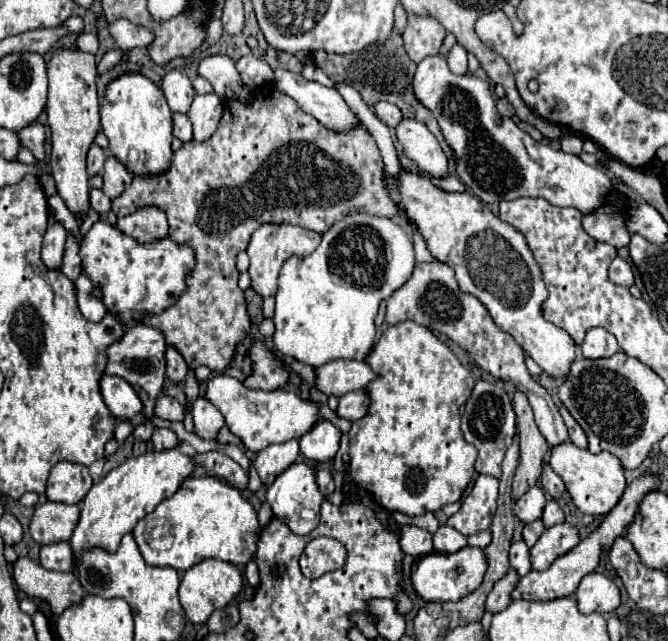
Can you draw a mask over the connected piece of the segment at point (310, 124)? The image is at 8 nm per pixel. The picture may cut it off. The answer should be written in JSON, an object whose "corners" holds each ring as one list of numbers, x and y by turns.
{"corners":[[274,85,272,87,264,87,264,89,256,89,254,91,254,101,252,103,240,103,240,101,230,101,224,109,224,117,220,121,220,127,218,131,208,139,208,143,198,143,198,141,188,141,182,145,182,149,178,149,172,157,172,165,166,173,162,175,154,175,154,177,134,177,132,181,132,187,126,189,120,197,116,197,112,201,112,213,116,213,116,217,126,217,130,213,134,213,136,209,140,207,158,207,166,213,168,217,168,223,170,223,170,233,168,237,174,241,174,243,188,243,194,251,194,259,196,259,196,265,194,269,186,275,186,291,180,293,180,297,176,299,174,305,170,305,168,309,164,309,162,313,158,315,144,315,142,317,142,323,144,325,152,325,154,329,162,331,162,335,166,337,166,343,168,345,174,345,186,359,188,367,190,369,196,369,200,365,206,365,210,367,212,371,216,373,222,373,230,359,232,359,232,353,234,353,234,347,248,335,250,331,250,319,248,319,248,313,246,313,246,301,244,301,244,295,242,295,242,289,238,287,238,269,236,269,236,255,240,251,244,251,248,247,248,241,250,241,250,235,252,231,256,231,260,225,264,223,292,223,292,225,300,225,304,229,312,229,316,233,326,233,334,221,340,221,342,217,346,215,352,215,352,213,366,213,366,215,380,215,380,217,394,217,398,213,398,207,394,205,394,201,388,197,388,191,384,189,384,183,382,183,382,177,384,177,384,163,382,163,382,157,380,157,380,151,374,143,374,137,368,133,368,129,364,129,362,125,346,131,346,133,336,133,332,129,326,129,318,119,314,119,312,115,304,113,296,101,292,101,292,97,280,93]]}

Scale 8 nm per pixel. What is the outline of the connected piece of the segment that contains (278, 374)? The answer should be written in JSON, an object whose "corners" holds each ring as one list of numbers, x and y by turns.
{"corners":[[256,341,252,345,252,373,242,381,248,389,280,389,290,383,290,373,284,367,284,361,266,349,264,343]]}

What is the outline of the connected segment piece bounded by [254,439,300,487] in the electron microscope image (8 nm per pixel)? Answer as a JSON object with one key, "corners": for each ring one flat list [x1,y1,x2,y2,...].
{"corners":[[286,441,280,445,268,445,266,449,262,449,258,453,258,457,254,459,254,467,258,471,262,483,268,487,274,483,274,479,286,471,298,457,298,441]]}

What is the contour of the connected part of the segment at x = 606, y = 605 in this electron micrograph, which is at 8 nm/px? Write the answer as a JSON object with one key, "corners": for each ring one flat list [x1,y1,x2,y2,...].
{"corners":[[594,571,580,581,574,599,580,613,612,613,620,605,620,589,614,581]]}

